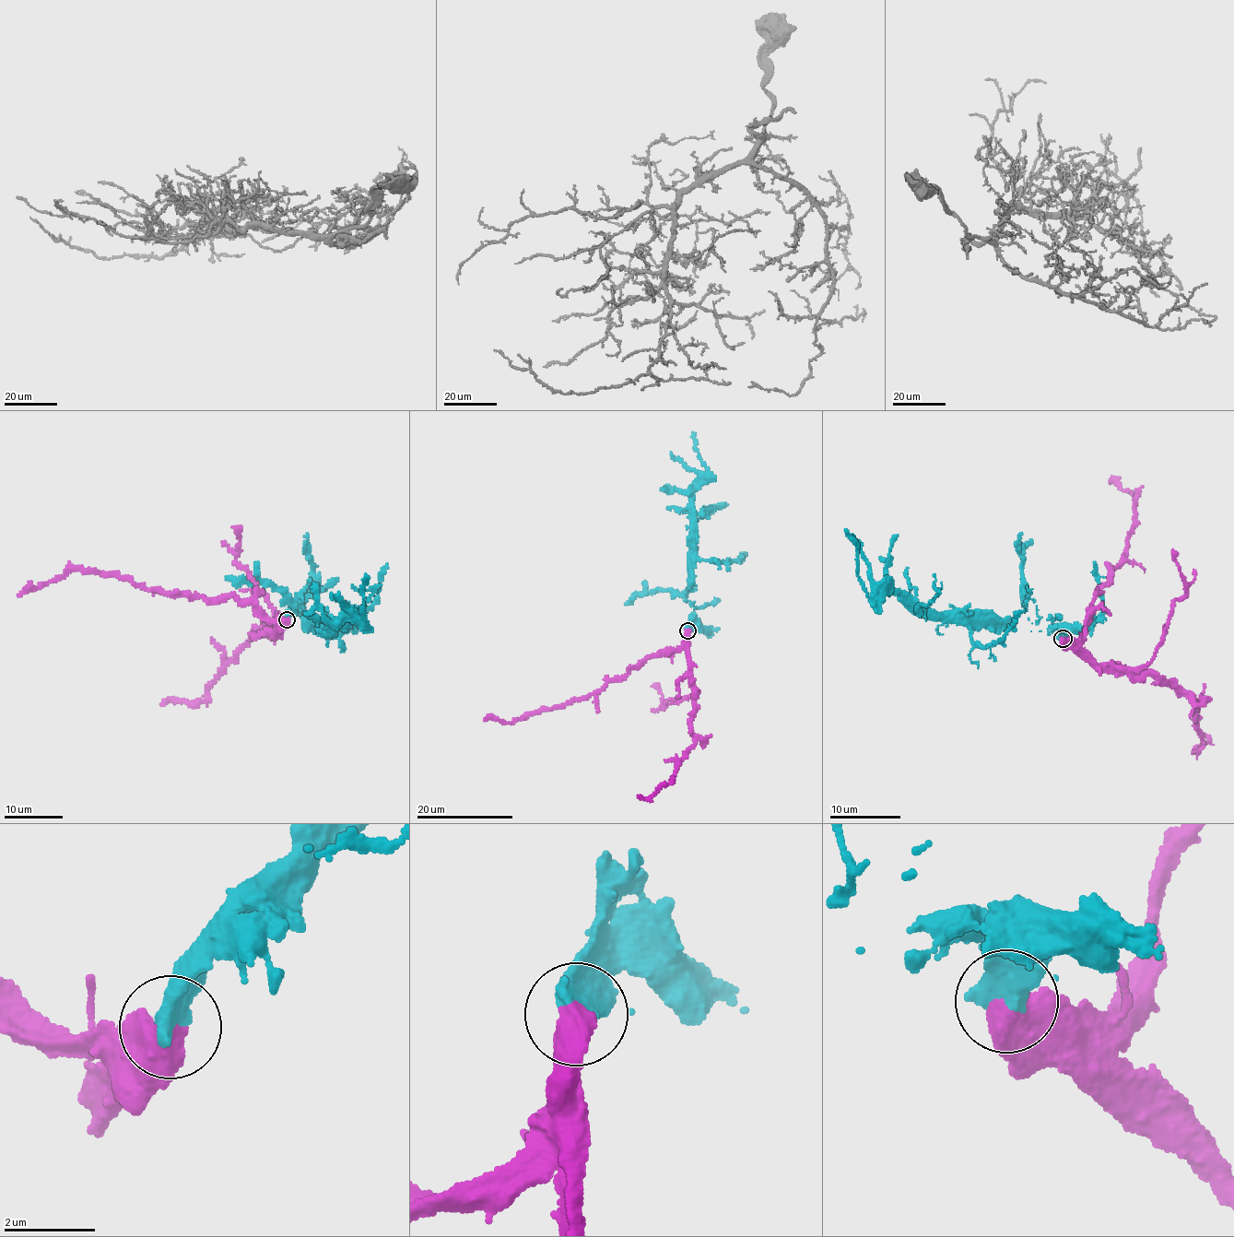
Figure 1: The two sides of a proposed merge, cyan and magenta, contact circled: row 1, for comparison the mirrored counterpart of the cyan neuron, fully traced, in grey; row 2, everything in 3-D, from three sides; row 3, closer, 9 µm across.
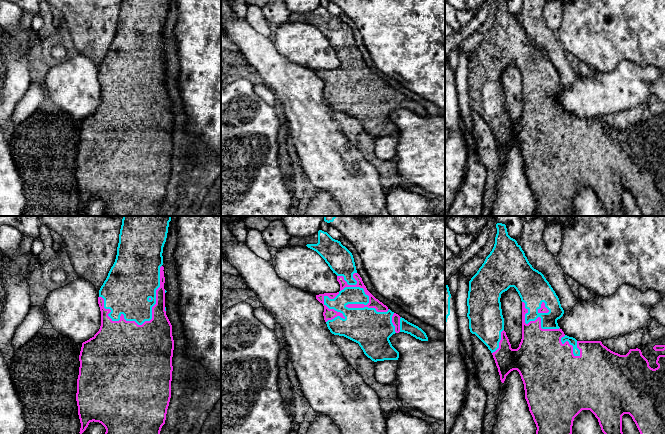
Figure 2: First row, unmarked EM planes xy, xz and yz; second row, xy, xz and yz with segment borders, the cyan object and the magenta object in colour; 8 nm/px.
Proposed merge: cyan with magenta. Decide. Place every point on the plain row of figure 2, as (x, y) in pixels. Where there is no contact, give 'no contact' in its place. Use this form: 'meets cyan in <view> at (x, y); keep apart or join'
meets cyan in xz at (363, 65); join

